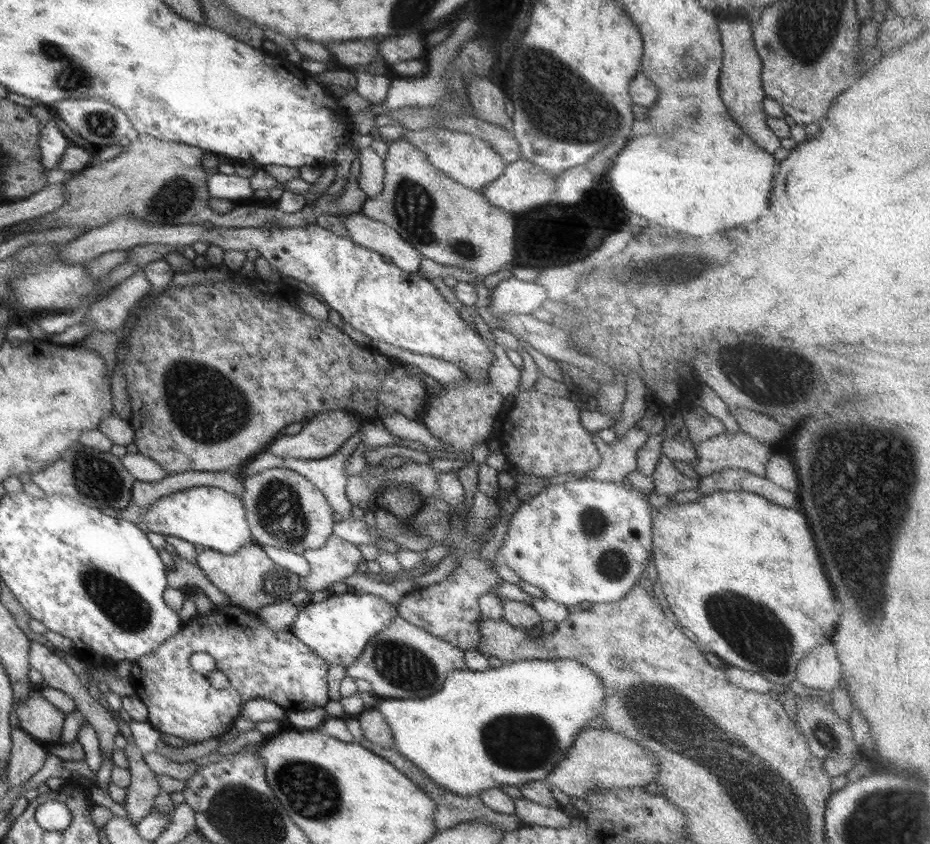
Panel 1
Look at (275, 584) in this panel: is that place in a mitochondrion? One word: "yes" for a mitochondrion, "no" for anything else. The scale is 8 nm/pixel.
yes

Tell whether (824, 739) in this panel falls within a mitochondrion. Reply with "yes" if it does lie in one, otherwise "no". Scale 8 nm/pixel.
yes

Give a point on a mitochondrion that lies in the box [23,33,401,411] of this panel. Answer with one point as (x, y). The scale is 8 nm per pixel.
(79, 76)

